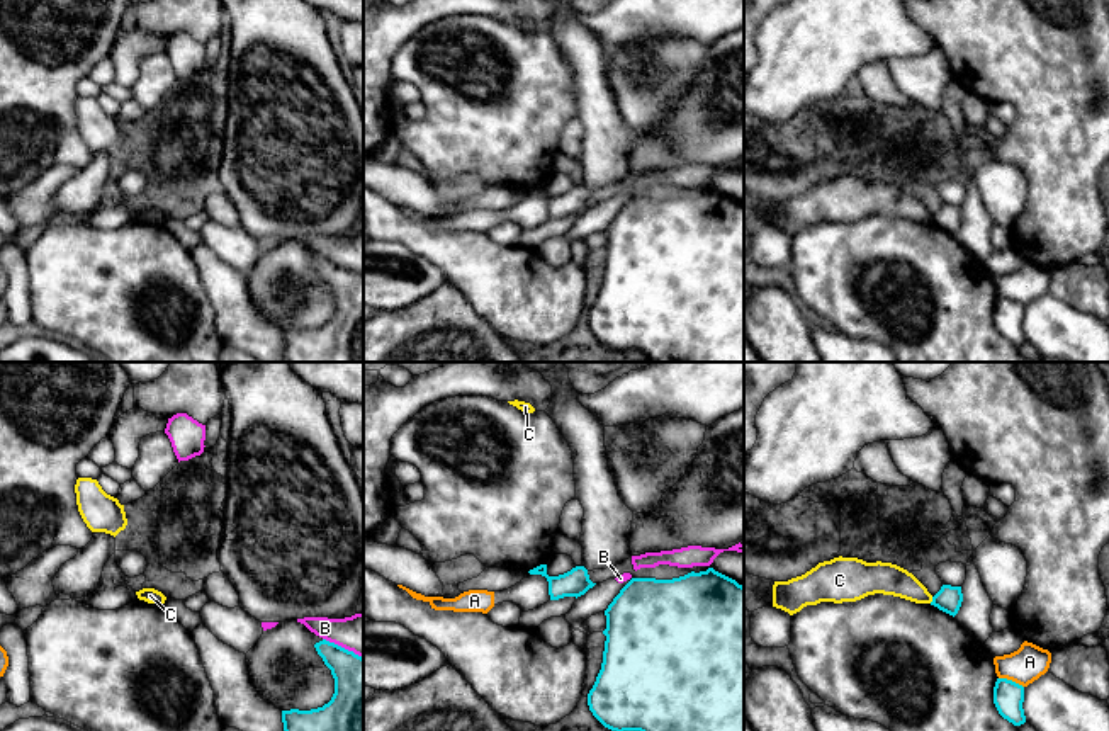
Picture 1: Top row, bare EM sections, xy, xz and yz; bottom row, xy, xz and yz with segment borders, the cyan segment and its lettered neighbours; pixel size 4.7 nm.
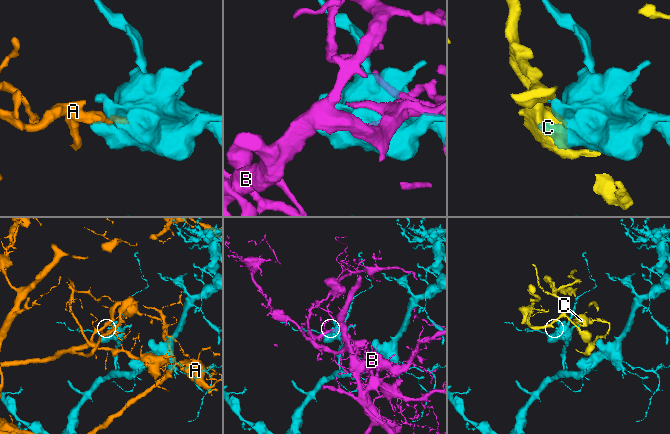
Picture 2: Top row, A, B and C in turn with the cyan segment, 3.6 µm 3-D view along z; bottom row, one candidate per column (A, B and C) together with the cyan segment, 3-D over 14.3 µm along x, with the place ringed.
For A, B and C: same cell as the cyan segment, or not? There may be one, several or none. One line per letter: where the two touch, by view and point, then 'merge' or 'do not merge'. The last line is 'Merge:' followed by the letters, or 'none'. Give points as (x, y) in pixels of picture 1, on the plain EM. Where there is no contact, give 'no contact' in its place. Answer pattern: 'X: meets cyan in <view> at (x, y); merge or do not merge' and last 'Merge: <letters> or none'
A: meets cyan in yz at (1011, 300); do not merge
B: meets cyan in xy at (343, 267); do not merge
C: meets cyan in yz at (933, 220); do not merge
Merge: none

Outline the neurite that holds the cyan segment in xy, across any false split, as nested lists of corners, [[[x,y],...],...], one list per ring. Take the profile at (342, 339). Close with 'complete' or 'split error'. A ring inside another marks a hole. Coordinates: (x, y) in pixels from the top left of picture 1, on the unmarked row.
[[[326,258],[314,264],[335,298],[328,323],[282,330],[287,362],[363,362],[363,277]]]; complete

